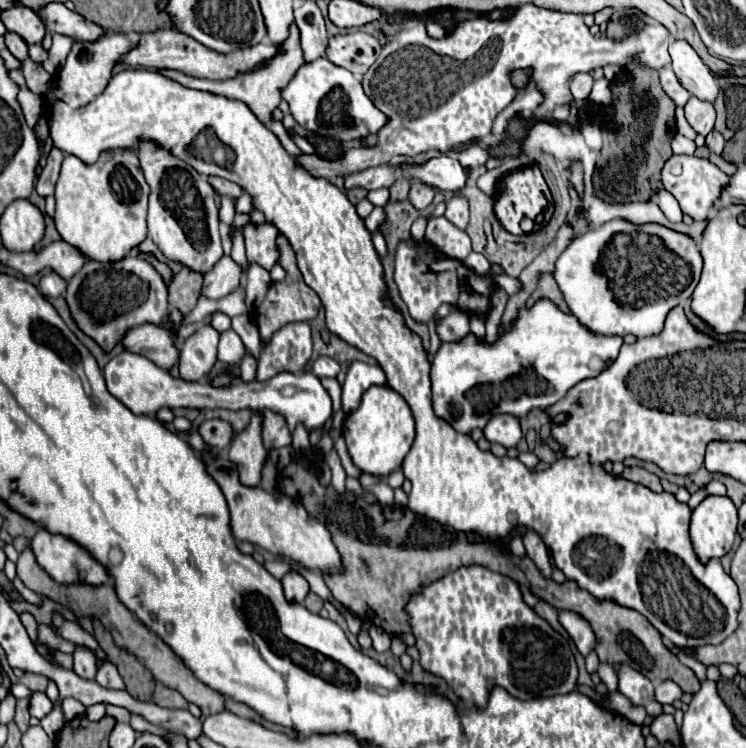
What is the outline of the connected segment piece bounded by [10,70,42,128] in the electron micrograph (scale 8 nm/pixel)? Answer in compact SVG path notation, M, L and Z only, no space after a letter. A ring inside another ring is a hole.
M10 70L10 74L12 74L12 80L20 86L18 102L22 106L24 118L26 118L26 122L28 122L30 128L36 128L36 124L38 124L38 120L42 116L42 100L40 100L38 94L34 94L34 92L30 92L26 88L26 82L24 82L24 78L22 78L22 74L18 70Z

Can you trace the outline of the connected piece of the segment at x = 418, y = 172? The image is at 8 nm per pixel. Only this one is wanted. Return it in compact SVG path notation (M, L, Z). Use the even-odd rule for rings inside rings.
M446 154L428 160L424 166L402 166L402 172L404 176L420 180L428 186L452 192L460 190L468 178L468 172L460 166L460 162Z

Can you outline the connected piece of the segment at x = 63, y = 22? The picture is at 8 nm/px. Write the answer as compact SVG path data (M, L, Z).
M50 2L42 6L38 16L50 34L70 36L74 42L96 42L108 34L106 28L82 18L74 10L68 10L62 2Z

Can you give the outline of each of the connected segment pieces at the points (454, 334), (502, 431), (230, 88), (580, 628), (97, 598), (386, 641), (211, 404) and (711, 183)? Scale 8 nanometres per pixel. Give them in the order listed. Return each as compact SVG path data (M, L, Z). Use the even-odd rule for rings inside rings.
M454 306L446 318L436 320L436 332L440 340L448 340L448 342L460 340L464 334L470 332L468 320L470 320L470 314Z
M498 414L496 418L490 418L488 426L484 428L484 436L492 444L502 444L504 448L512 448L522 438L520 422L510 414Z
M296 24L290 26L290 34L288 38L278 44L282 48L282 52L278 52L276 56L272 56L268 62L260 64L258 68L254 70L248 70L244 74L238 74L238 78L232 78L228 82L214 82L214 80L204 80L204 78L196 78L196 76L188 76L180 70L160 70L160 74L180 82L182 86L186 88L196 88L196 90L206 90L206 92L212 92L212 94L220 94L220 96L226 96L226 98L234 98L234 100L242 100L244 104L250 106L250 110L258 116L258 120L262 120L264 124L272 118L272 112L278 108L280 104L280 86L286 86L292 78L292 74L300 68L300 64L304 64L304 52L302 52L302 46L300 46L300 30Z
M562 610L560 612L560 624L566 628L570 638L576 642L576 648L582 656L588 656L596 648L596 634L592 626L576 612Z
M30 546L20 552L20 558L18 558L16 568L18 568L18 578L20 578L30 590L34 590L36 594L44 594L44 596L48 596L48 598L52 598L52 600L56 600L56 602L60 602L60 604L68 604L68 606L74 610L76 616L100 618L102 624L112 632L114 642L116 642L118 646L122 646L122 648L126 648L128 652L132 652L134 656L138 656L138 658L144 662L144 666L154 674L154 678L156 678L158 682L162 682L162 684L168 686L168 688L178 690L188 702L194 702L196 706L200 706L200 710L202 710L204 716L220 714L220 712L226 710L226 706L224 706L224 696L222 696L220 692L212 690L210 686L206 686L204 682L200 682L200 680L194 676L194 672L176 656L176 652L174 652L158 634L154 634L152 630L148 630L148 628L118 600L114 586L110 586L110 584L100 584L100 586L88 586L88 584L70 584L70 586L68 586L68 584L58 584L58 582L54 582L54 580L44 572L44 568L36 562L34 552L32 552Z
M370 626L368 634L370 634L372 642L374 642L374 650L376 650L376 652L386 652L386 650L390 650L390 642L392 642L392 638L390 638L390 634L386 634L382 628L378 628L378 626Z
M122 352L120 356L112 358L106 368L106 386L112 396L116 396L124 406L128 406L134 414L148 414L154 416L162 406L168 408L228 408L228 410L272 410L286 418L290 430L298 422L302 422L308 430L324 426L332 416L332 400L330 394L322 388L320 380L310 372L288 374L282 372L268 382L240 382L236 386L226 388L212 388L208 382L184 382L180 378L172 378L164 368L156 366L152 360L134 354Z
M672 156L666 162L664 170L662 170L662 184L664 184L664 188L678 200L682 212L688 214L694 220L706 220L712 204L718 200L718 196L720 196L722 188L728 184L728 180L730 178L718 166L714 166L710 160L696 158L696 156ZM674 164L682 166L682 174L680 176L674 176L670 172Z

